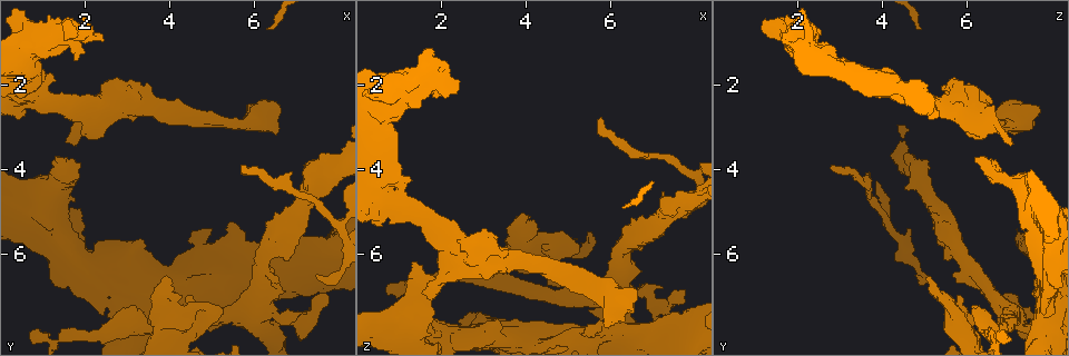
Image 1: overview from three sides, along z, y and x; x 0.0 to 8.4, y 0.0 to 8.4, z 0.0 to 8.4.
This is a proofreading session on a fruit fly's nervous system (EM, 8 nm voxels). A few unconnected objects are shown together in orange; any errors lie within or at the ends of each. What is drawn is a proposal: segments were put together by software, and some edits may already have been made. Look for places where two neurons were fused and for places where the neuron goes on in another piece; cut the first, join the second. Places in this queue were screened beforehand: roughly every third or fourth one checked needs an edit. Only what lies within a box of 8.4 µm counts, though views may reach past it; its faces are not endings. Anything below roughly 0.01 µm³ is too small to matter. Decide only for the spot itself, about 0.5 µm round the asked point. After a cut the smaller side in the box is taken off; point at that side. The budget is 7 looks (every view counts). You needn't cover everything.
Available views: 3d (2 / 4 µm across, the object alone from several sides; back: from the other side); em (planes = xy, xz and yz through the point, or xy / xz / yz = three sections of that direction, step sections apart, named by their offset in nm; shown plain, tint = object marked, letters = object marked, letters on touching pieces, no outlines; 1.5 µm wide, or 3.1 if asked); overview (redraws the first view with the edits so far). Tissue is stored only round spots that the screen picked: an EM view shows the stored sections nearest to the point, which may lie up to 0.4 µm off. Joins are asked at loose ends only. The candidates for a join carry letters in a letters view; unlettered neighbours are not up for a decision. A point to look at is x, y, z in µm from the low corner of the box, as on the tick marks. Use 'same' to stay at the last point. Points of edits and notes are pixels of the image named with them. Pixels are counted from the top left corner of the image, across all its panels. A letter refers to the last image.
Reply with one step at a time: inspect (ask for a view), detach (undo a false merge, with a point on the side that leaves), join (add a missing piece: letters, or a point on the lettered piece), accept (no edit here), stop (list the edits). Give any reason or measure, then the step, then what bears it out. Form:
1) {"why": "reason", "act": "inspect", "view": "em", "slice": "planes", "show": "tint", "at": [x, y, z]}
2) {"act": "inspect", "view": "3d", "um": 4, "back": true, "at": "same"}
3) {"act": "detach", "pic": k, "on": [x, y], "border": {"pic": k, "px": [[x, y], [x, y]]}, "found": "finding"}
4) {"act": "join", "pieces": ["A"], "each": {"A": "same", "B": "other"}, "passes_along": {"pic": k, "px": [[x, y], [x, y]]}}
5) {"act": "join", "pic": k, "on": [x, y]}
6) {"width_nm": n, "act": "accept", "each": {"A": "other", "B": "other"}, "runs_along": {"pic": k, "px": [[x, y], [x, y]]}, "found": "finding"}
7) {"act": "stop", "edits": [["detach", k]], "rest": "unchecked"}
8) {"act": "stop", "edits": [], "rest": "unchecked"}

{"why": "free end", "act": "inspect", "view": "em", "slice": "planes", "show": "tint", "at": [7.65, 7.05, 6.80]}

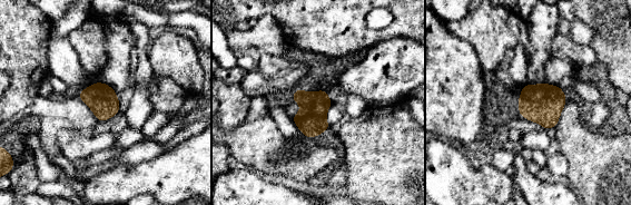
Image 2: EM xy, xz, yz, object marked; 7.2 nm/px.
{"act": "inspect", "view": "em", "slice": "planes", "show": "letters", "at": "same"}

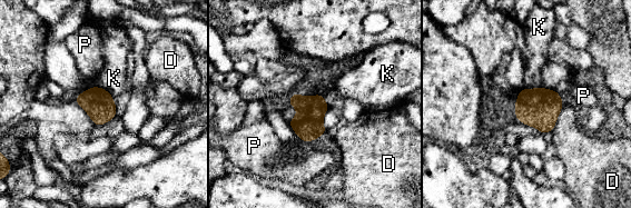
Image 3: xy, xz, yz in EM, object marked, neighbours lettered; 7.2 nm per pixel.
{"act": "accept", "each": {"D": "other", "K": "other", "P": "other"}, "border": {"pic": 3, "px": [[541, 87], [522, 89]]}, "found": "none of them fits"}

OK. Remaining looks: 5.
{"why": "abrupt turn", "act": "inspect", "view": "em", "slice": "planes", "show": "letters", "at": [7.30, 4.10, 4.90]}

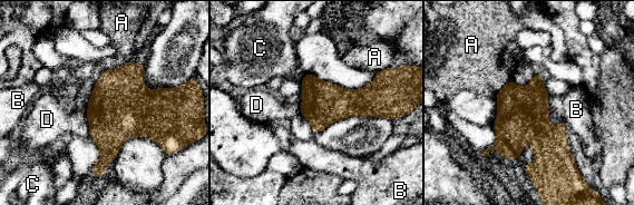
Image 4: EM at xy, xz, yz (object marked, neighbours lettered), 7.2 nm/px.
{"width_nm": 300, "act": "accept", "each": {"A": "other", "B": "other", "C": "other", "D": "other"}, "found": "continuous, no second neuron"}

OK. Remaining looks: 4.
{"why": "small branch off a trunk", "act": "inspect", "view": "em", "slice": "yz", "step": 4, "show": "tint", "at": [2.25, 2.50, 5.85]}

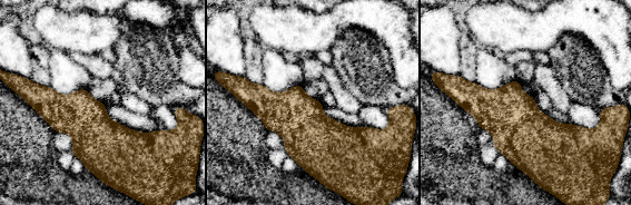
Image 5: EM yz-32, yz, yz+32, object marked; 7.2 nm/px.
{"why": "cut it another way", "act": "inspect", "view": "em", "slice": "planes", "show": "letters", "at": "same"}

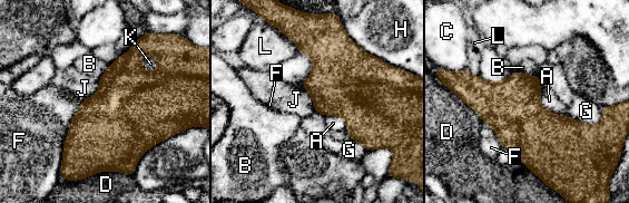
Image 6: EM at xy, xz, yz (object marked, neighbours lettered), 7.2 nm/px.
{"act": "accept", "each": {"A": "other", "B": "other", "C": "other", "D": "other", "F": "other", "G": "other", "H": "other", "J": "other", "K": "other", "L": "other"}, "found": "all the same neuron"}

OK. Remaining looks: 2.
{"act": "stop", "edits": [], "rest": "unchecked"}

